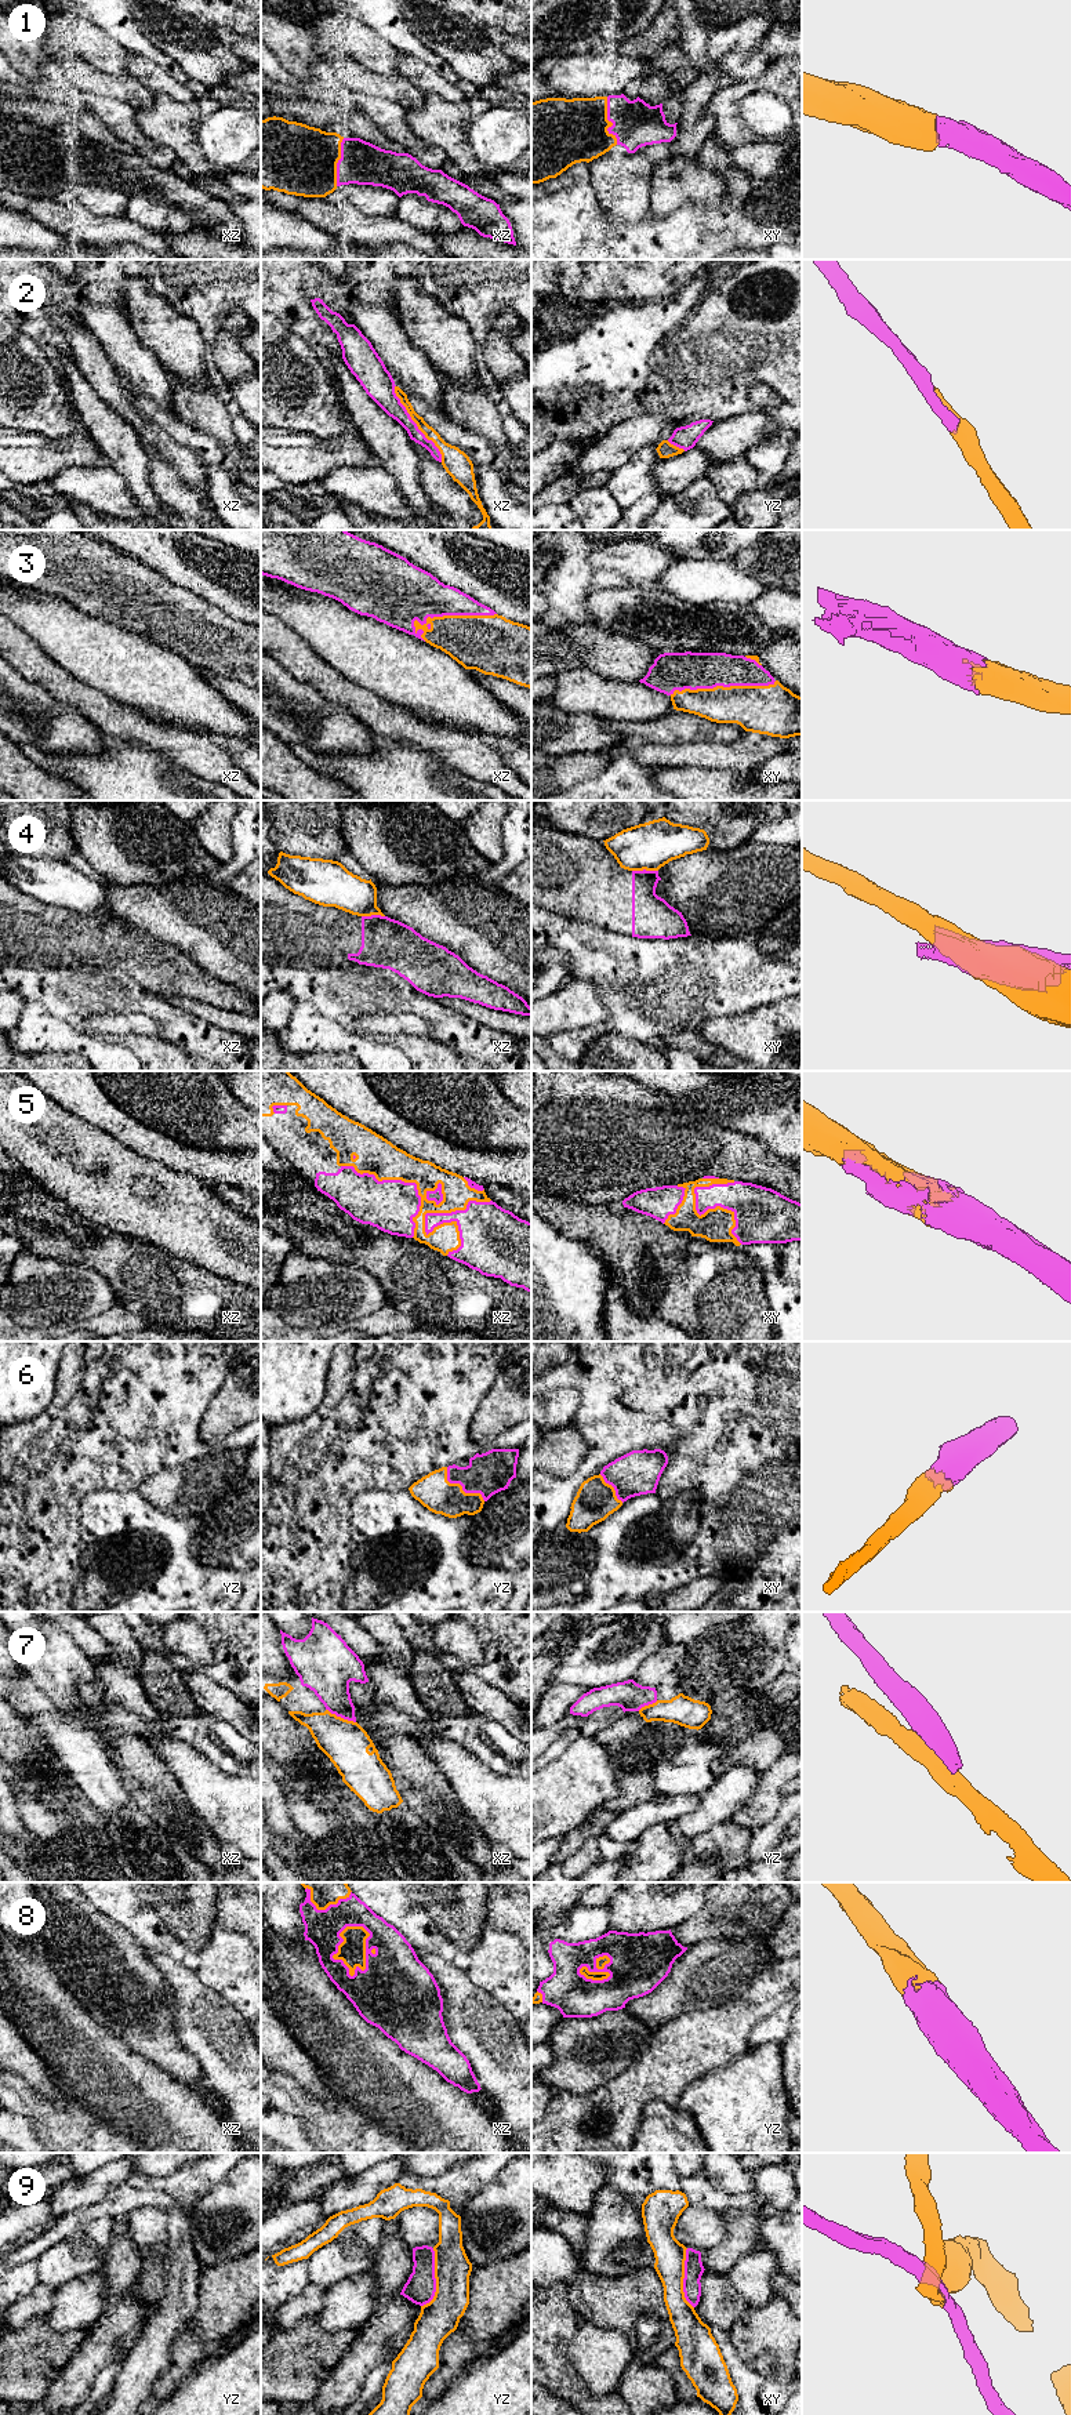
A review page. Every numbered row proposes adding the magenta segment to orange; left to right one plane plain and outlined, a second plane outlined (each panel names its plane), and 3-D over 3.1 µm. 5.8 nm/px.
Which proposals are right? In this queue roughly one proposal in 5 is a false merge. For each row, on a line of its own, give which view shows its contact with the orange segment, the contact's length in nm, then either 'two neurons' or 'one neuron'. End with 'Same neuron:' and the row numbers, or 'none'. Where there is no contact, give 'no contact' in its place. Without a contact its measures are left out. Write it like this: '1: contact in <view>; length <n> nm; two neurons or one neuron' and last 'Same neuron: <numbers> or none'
1: contact in xy; length 280 nm; one neuron
2: contact in xz; length 550 nm; one neuron
3: contact in xz; length 500 nm; one neuron
4: contact in xy; length 150 nm; two neurons
5: contact in xz; length 440 nm; one neuron
6: contact in yz; length 300 nm; one neuron
7: contact in xz; length 190 nm; two neurons
8: contact in xz; length 320 nm; one neuron
9: contact in yz; length 360 nm; two neurons
Same neuron: 1, 2, 3, 5, 6, 8

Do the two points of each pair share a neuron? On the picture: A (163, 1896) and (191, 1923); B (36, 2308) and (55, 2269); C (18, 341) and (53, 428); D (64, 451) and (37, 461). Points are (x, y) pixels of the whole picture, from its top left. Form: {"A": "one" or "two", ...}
{"A": "one", "B": "two", "C": "one", "D": "one"}

